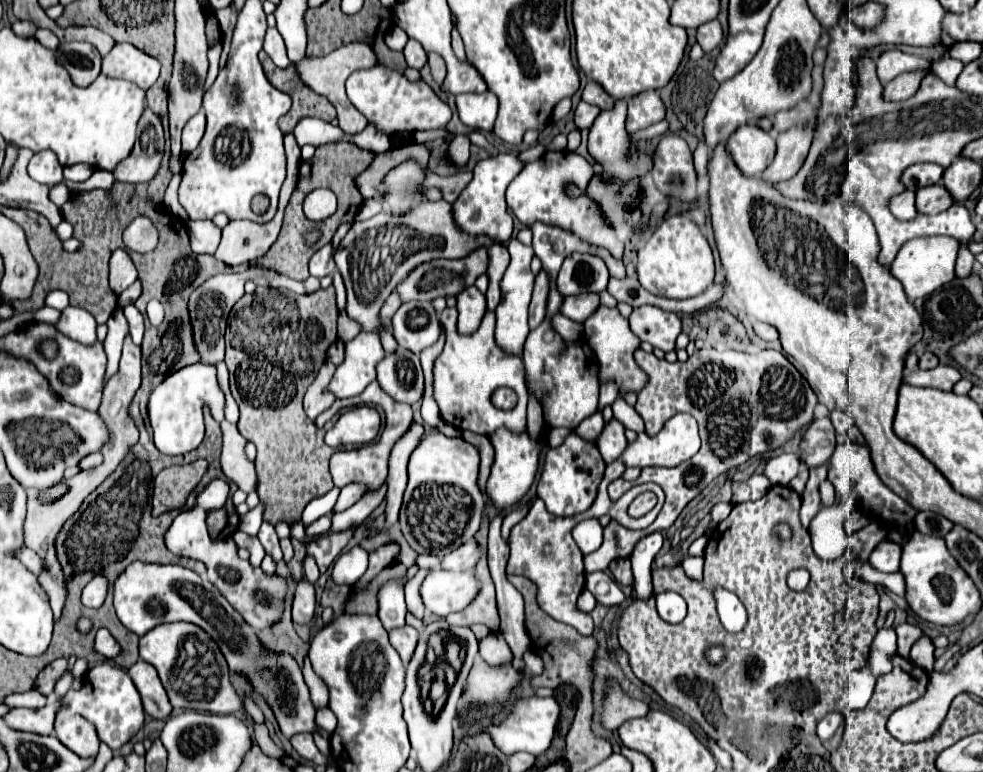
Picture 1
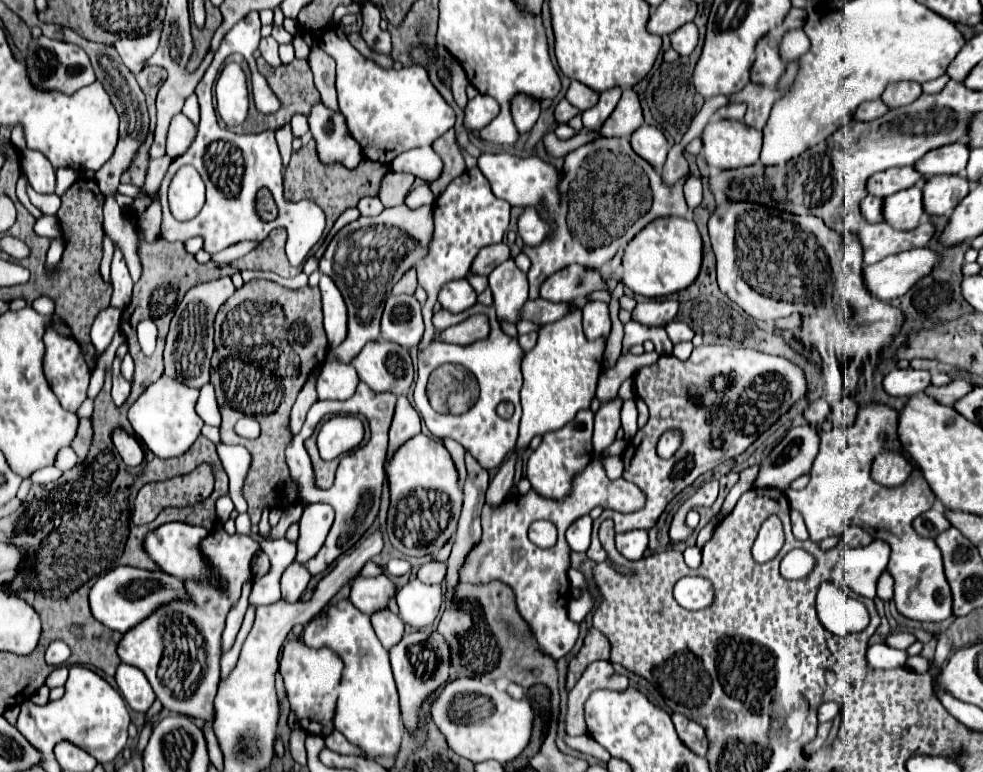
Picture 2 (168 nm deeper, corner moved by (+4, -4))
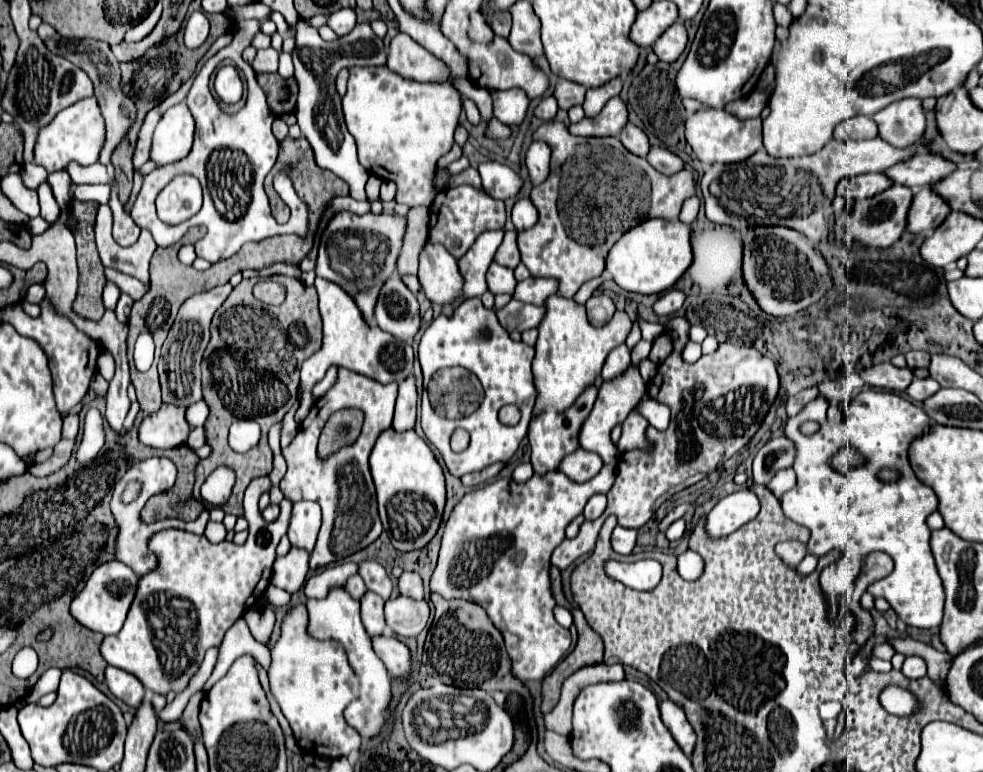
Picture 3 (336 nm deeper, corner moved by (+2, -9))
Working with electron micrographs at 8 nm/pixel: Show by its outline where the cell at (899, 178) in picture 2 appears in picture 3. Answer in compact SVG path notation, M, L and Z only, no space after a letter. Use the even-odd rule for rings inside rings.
M872 173L872 175L860 175L854 179L844 179L838 183L838 193L850 201L850 199L868 199L872 195L880 195L882 191L892 187L892 179L886 179L884 173Z

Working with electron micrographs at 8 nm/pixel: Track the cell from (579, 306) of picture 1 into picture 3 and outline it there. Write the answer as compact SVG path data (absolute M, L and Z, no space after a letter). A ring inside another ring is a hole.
M512 299L504 309L496 311L500 325L512 333L512 331L526 331L526 329L534 329L542 323L546 311L544 307L536 307L536 305L528 305L522 303L518 299Z

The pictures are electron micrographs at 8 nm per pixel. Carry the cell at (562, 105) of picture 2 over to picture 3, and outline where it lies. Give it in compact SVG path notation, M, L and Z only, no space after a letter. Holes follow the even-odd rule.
M546 97L540 101L540 105L534 109L534 115L542 121L552 121L558 115L558 103L554 97Z

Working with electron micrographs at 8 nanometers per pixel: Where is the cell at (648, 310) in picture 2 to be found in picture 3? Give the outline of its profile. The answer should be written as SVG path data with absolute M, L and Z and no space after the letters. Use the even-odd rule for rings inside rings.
M670 289L670 291L666 291L666 293L654 303L652 309L654 309L654 313L656 313L658 317L668 317L668 315L674 315L674 313L682 307L684 299L686 299L686 295L684 295L682 291Z

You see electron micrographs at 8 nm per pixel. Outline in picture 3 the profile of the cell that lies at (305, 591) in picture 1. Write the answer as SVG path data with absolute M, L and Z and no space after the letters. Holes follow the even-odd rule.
M294 549L284 555L278 557L272 569L272 585L288 591L288 593L296 593L304 587L308 579L308 553Z

